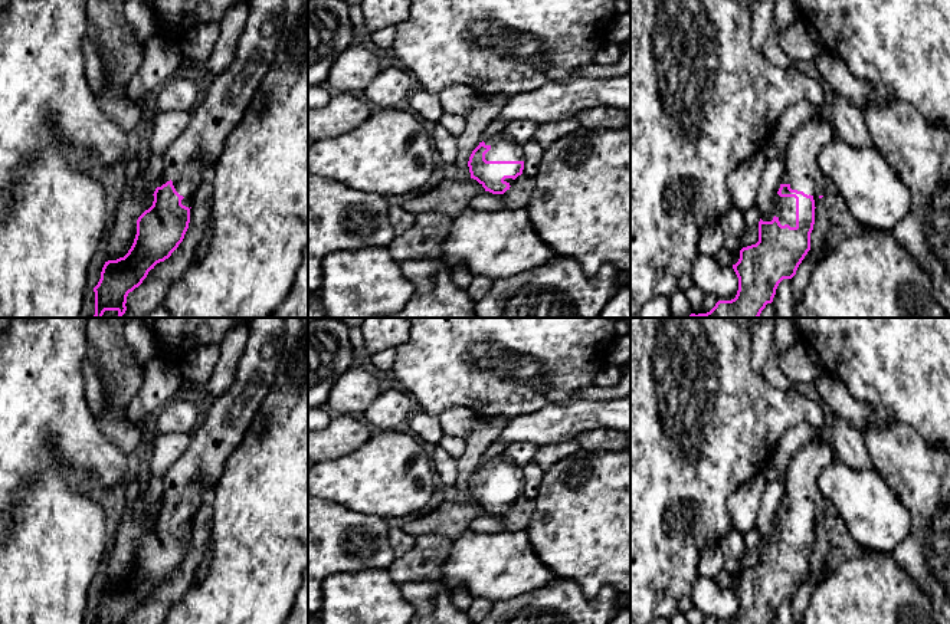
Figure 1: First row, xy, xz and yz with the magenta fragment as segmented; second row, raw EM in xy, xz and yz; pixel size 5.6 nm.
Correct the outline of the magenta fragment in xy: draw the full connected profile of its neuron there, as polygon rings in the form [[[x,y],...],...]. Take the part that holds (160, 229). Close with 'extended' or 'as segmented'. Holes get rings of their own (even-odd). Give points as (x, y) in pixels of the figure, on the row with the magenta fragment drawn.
[[[248,0],[249,14],[238,40],[235,58],[229,68],[216,75],[207,86],[206,96],[197,104],[183,134],[161,155],[164,171],[154,191],[153,206],[137,220],[134,243],[124,257],[105,262],[101,279],[94,288],[95,315],[117,311],[118,318],[127,311],[127,296],[138,288],[148,272],[164,262],[183,242],[190,223],[193,196],[202,181],[202,171],[214,165],[229,134],[239,125],[253,95],[272,66],[275,50],[285,22],[285,0]]]; extended

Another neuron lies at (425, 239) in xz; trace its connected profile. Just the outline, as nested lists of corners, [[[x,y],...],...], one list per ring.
[[[440,213],[416,214],[413,226],[397,236],[387,250],[397,263],[409,259],[439,259],[451,229],[452,220]]]

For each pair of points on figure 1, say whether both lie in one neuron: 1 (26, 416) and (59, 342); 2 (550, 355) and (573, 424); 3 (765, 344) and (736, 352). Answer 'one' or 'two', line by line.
1: one
2: two
3: two

